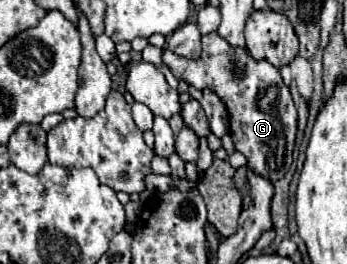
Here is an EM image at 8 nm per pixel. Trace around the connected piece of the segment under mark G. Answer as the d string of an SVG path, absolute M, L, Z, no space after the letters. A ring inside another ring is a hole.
M217 32L203 36L203 54L199 60L179 58L171 50L163 52L163 62L175 74L175 78L185 80L187 84L203 90L211 88L227 104L231 116L231 138L235 148L247 158L247 168L253 172L277 182L285 176L293 160L295 134L297 134L297 110L291 100L289 88L283 84L281 74L269 62L255 62L245 50L235 54ZM231 62L243 62L245 76L235 78L231 74Z

